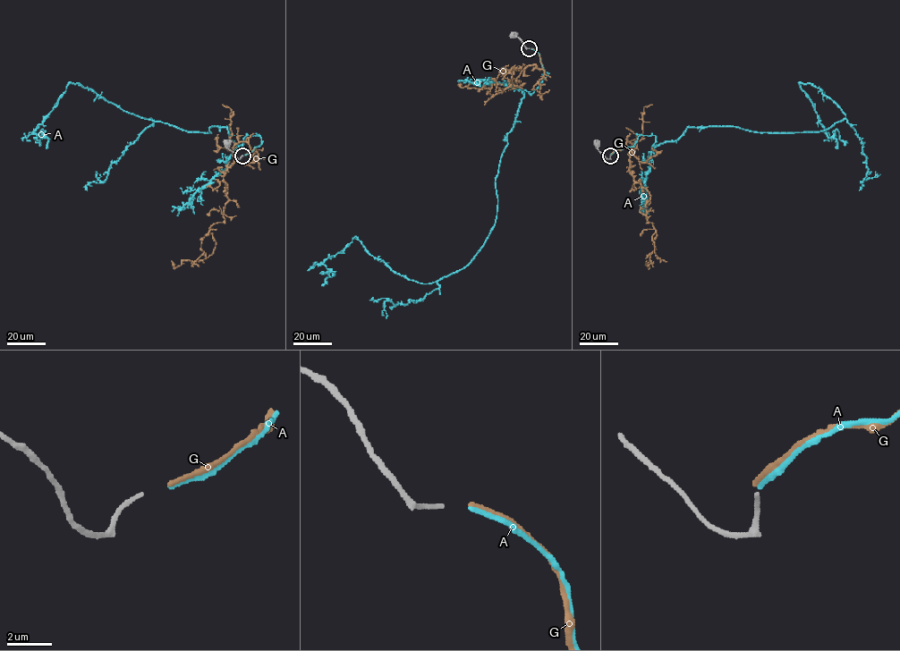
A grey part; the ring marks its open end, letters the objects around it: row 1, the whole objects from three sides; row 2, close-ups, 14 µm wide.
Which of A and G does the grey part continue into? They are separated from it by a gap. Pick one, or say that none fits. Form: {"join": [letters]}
{"join": ["A"]}

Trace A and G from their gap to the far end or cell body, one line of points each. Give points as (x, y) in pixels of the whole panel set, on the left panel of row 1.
A: (245, 155), (260, 136), (237, 147), (227, 127), (180, 129), (79, 83), (38, 125), (36, 143)
G: (245, 155), (255, 147), (238, 142), (223, 176), (224, 220), (202, 239), (203, 252), (174, 267), (171, 260)

